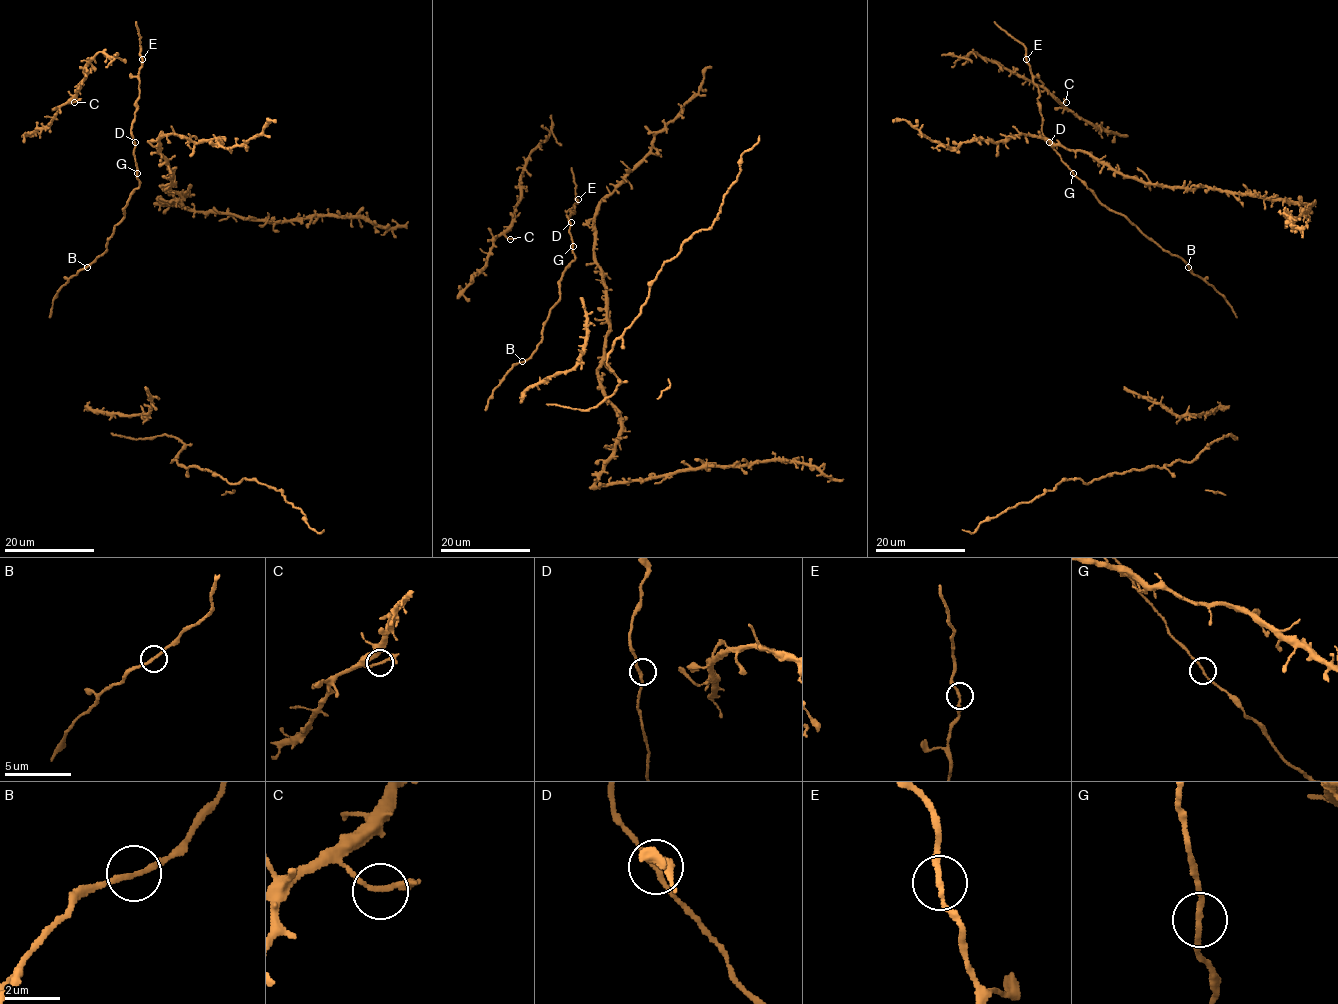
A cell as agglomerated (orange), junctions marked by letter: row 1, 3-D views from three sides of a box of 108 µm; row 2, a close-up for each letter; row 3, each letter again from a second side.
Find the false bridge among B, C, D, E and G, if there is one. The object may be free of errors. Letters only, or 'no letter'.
no letter

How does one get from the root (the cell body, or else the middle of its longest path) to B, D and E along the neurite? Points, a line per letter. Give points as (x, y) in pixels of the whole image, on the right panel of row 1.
B: (1137, 227), (1162, 249), (1178, 255), (1188, 267)
D: (1137, 227), (1123, 215), (1106, 208), (1049, 142)
E: (1137, 227), (1123, 215), (1106, 208), (1043, 134), (1039, 93), (1026, 59)

